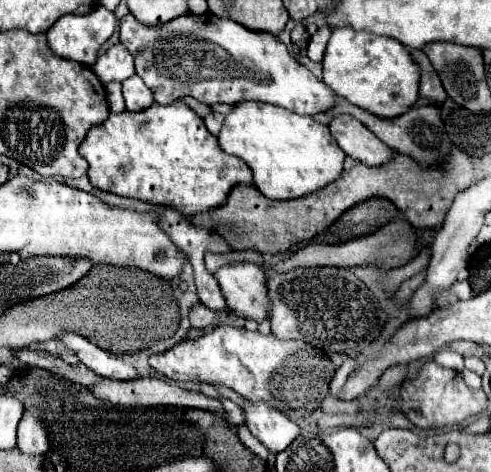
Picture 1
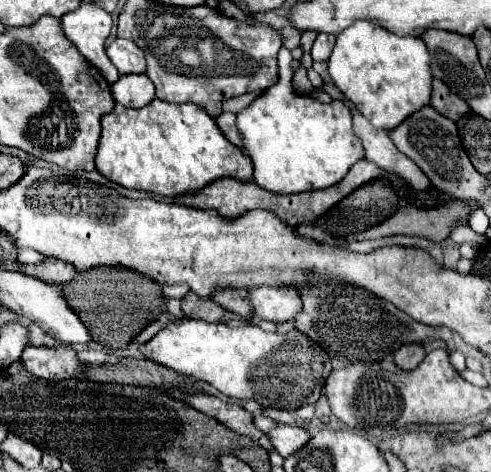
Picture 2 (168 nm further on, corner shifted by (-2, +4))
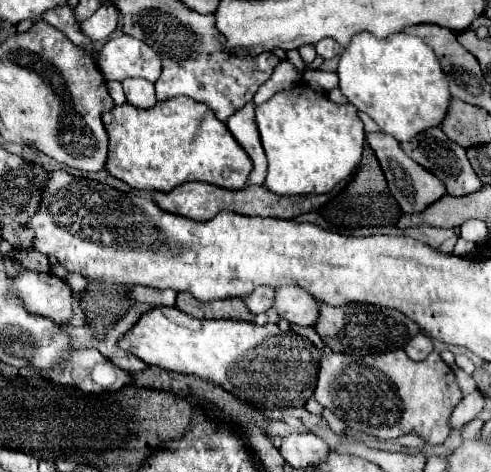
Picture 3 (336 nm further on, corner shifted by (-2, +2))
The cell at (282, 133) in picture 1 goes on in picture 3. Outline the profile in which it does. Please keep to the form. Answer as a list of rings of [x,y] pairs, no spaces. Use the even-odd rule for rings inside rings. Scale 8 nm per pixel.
[[[307,83],[275,93],[257,107],[257,127],[269,159],[265,185],[275,195],[327,193],[347,179],[361,161],[363,123],[353,105],[337,105],[325,93],[313,91]]]

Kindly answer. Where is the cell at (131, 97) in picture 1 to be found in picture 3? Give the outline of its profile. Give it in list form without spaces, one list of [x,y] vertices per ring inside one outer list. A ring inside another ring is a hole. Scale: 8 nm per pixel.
[[[125,79],[121,85],[123,85],[125,97],[131,105],[135,105],[139,109],[149,109],[157,103],[153,83],[145,81],[145,79]]]

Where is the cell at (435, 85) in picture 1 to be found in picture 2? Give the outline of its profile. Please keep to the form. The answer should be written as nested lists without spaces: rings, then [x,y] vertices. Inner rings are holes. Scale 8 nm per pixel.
[[[433,79],[431,105],[439,113],[445,113],[445,117],[449,117],[451,121],[457,121],[457,117],[461,117],[469,111],[465,101],[461,101],[461,97],[457,97],[455,93],[451,93],[449,87],[445,87],[445,83],[441,79]]]

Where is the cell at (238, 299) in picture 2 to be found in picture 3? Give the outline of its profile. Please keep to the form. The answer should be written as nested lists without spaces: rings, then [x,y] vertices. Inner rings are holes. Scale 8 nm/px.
[[[257,287],[253,293],[243,297],[243,301],[247,303],[249,311],[253,315],[257,315],[257,313],[263,313],[263,311],[271,309],[273,297],[275,297],[275,289],[273,287]]]

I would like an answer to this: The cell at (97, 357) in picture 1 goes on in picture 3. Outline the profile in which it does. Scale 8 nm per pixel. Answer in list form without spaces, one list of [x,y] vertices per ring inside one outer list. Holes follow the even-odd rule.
[[[27,271],[11,279],[13,291],[21,295],[29,311],[37,315],[49,315],[55,323],[67,327],[71,319],[71,289],[63,279],[37,271]]]

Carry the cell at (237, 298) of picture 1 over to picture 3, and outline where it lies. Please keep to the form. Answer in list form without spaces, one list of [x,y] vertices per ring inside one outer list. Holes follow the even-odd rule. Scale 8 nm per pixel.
[[[279,287],[273,307],[281,319],[287,319],[293,325],[313,327],[319,319],[319,301],[303,287]]]

